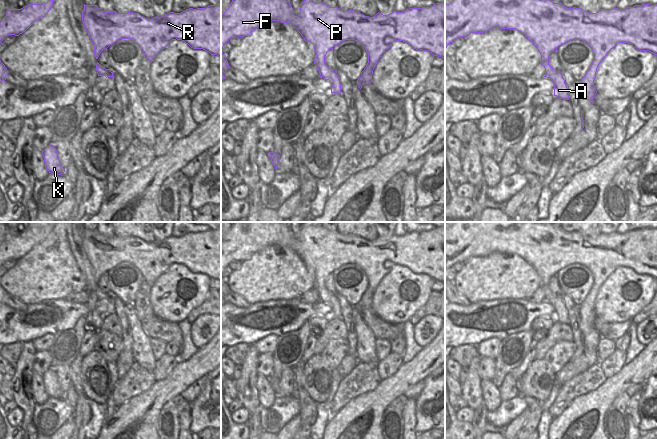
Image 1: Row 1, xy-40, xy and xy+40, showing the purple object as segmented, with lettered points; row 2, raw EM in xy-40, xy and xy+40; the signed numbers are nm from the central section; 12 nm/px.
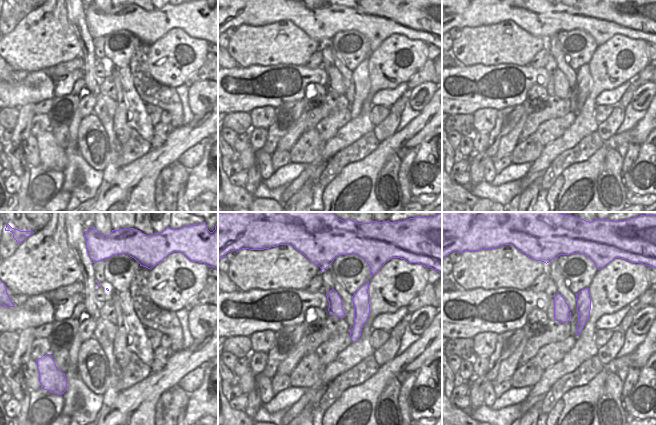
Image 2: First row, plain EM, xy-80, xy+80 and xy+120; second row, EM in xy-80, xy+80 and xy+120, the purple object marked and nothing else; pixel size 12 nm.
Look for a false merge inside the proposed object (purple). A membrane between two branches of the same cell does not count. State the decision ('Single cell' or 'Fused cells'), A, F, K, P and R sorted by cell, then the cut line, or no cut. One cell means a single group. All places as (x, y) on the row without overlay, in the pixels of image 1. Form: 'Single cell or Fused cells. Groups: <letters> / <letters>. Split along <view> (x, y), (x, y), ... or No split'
Single cell. Groups: A F K P R. No split

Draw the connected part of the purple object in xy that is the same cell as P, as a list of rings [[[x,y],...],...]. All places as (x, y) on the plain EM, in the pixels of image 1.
[[[235,222],[232,223],[229,232],[221,238],[221,303],[226,303],[226,294],[229,292],[226,279],[222,276],[224,268],[235,260],[242,262],[249,259],[254,253],[269,245],[291,248],[306,266],[314,269],[314,288],[320,301],[331,306],[331,317],[341,318],[341,308],[337,295],[326,290],[325,280],[330,273],[344,264],[359,266],[368,278],[368,287],[357,304],[360,313],[364,308],[372,306],[373,294],[379,282],[395,265],[403,265],[413,273],[428,275],[433,280],[445,284],[445,226],[436,227],[431,231],[409,232],[403,236],[393,235],[388,239],[378,236],[375,240],[369,241],[357,235],[342,235],[337,230],[329,231],[322,225],[314,227],[309,223],[302,226],[300,236],[296,237],[289,222]]]

